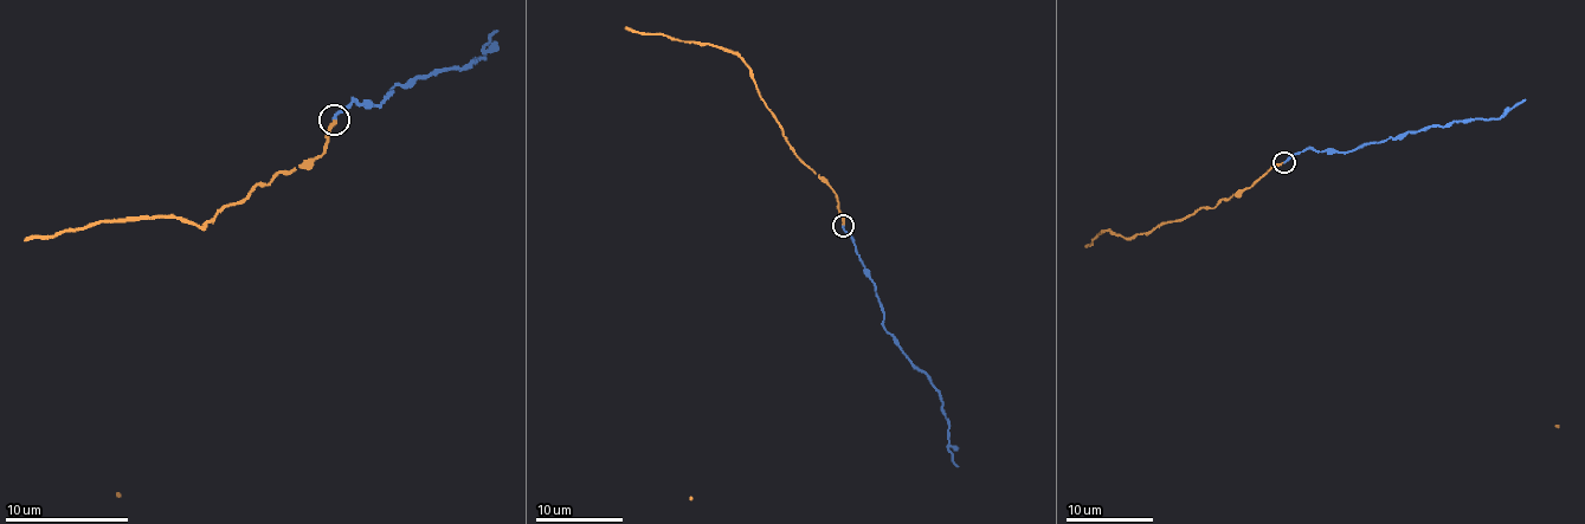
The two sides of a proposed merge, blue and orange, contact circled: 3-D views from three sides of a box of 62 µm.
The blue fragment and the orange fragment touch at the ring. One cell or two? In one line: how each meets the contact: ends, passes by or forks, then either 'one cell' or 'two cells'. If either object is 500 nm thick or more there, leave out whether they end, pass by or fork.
blue ends; orange ends; one cell

